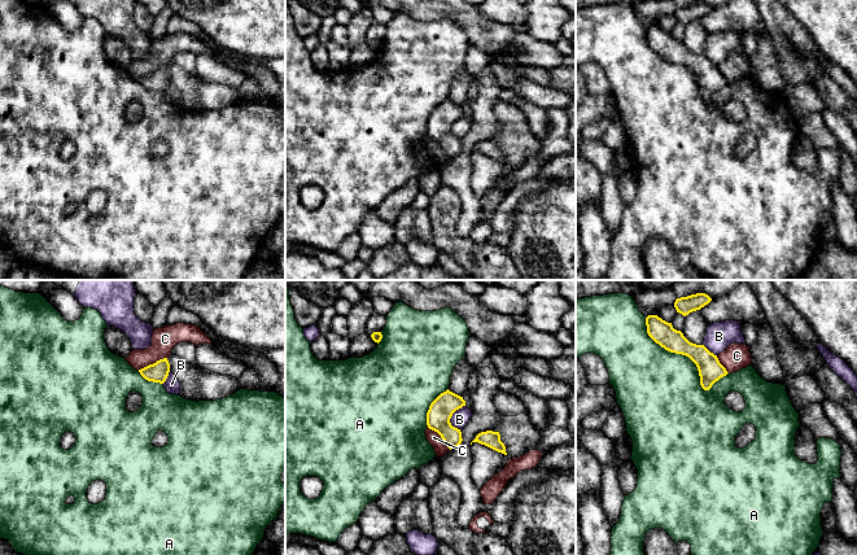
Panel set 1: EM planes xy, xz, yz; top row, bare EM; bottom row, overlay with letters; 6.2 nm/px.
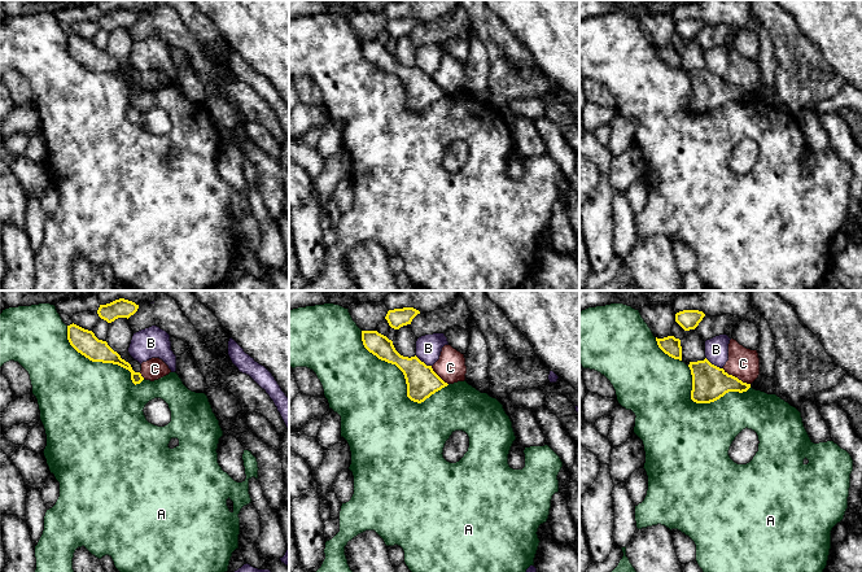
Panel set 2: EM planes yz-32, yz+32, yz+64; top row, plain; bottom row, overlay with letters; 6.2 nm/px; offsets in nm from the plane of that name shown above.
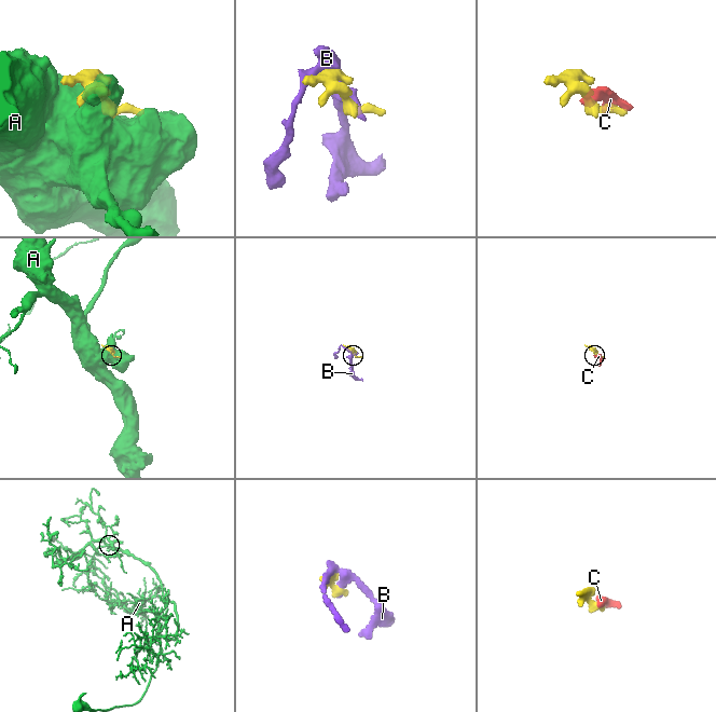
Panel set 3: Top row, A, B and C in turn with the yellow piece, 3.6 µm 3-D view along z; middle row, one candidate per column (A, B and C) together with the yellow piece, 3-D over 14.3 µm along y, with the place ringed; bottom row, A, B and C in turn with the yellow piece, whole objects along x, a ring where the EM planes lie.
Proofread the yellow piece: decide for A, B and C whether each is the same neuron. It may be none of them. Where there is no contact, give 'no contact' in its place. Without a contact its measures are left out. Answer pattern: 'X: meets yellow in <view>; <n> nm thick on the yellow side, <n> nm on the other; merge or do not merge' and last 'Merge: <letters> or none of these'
A: meets yellow in yz; 150 nm thick on the yellow side, 460 nm on the other; do not merge
B: meets yellow in xz; 150 nm thick on the yellow side, 110 nm on the other; do not merge
C: meets yellow in xy; 130 nm thick on the yellow side, 150 nm on the other; do not merge
Merge: none of these

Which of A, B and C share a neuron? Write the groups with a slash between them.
A / B / C

